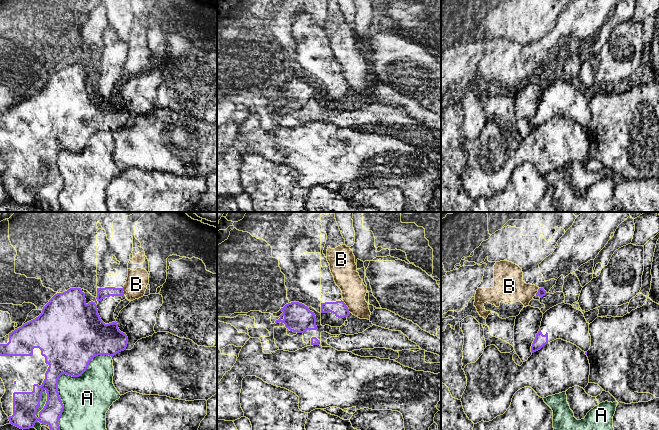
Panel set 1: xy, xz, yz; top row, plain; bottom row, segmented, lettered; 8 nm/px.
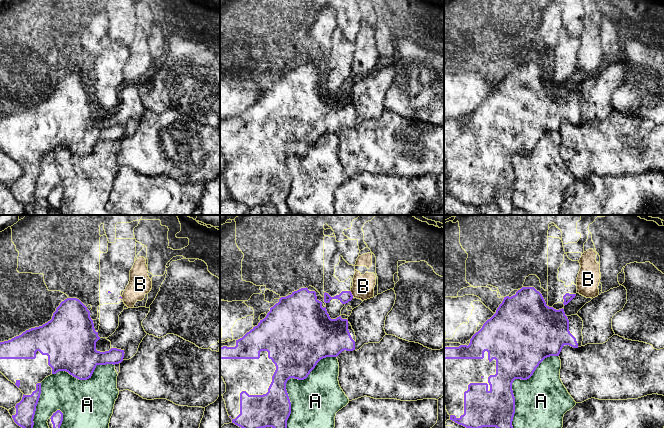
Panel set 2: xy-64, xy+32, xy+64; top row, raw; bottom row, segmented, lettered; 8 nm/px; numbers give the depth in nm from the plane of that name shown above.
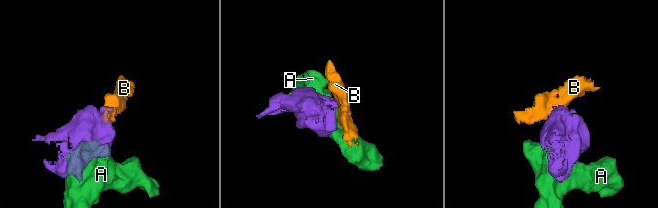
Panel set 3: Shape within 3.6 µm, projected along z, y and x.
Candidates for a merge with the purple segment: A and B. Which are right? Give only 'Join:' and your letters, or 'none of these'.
Join: none of these

